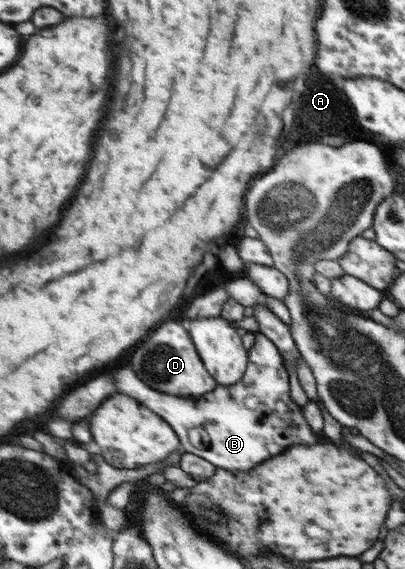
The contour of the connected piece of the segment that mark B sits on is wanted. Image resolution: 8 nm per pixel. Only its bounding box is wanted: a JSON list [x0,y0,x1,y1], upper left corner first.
[115,331,319,472]

